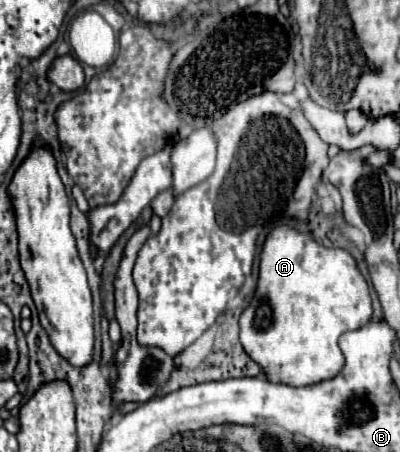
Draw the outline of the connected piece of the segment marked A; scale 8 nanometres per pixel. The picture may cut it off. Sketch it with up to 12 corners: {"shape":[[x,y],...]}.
{"shape":[[277,225],[239,337],[269,381],[335,377],[373,307],[349,251]]}

